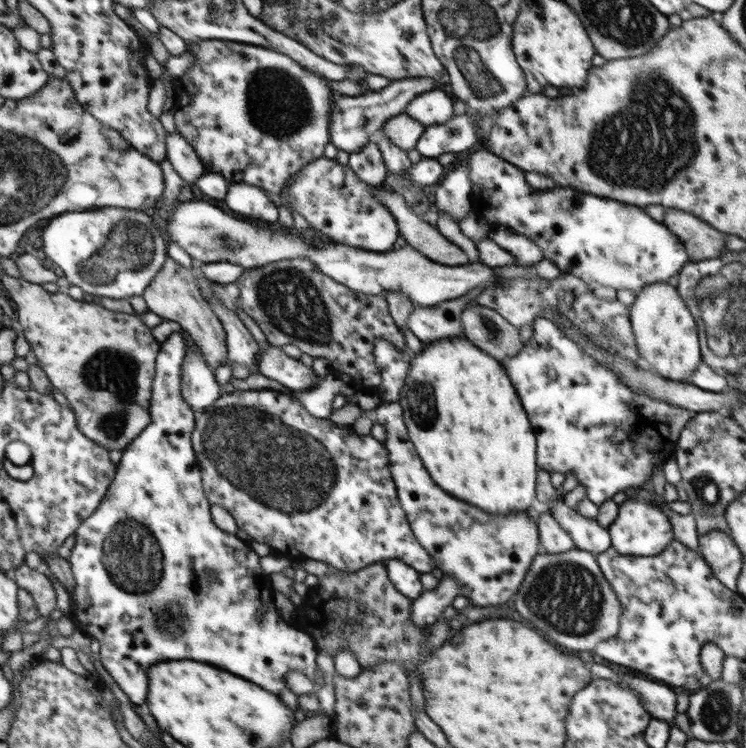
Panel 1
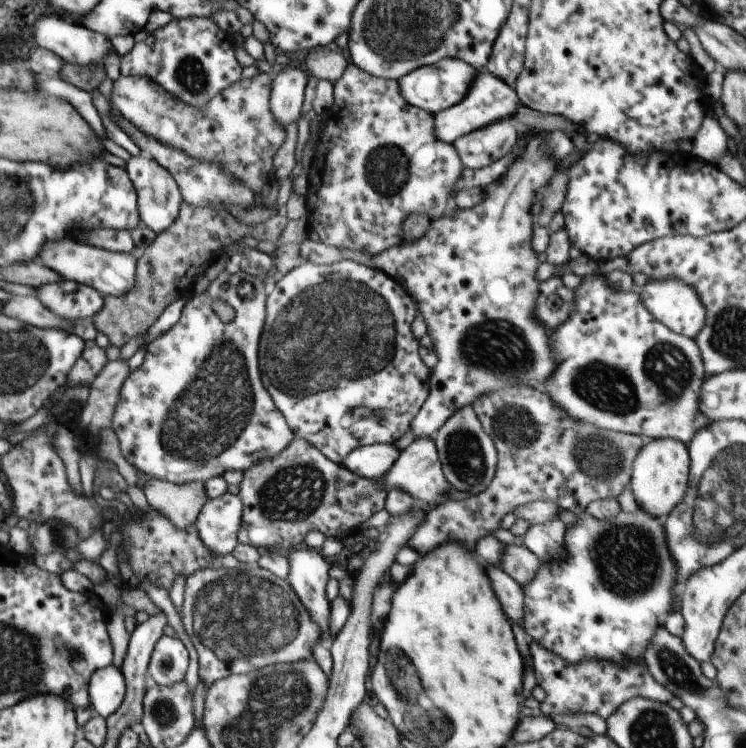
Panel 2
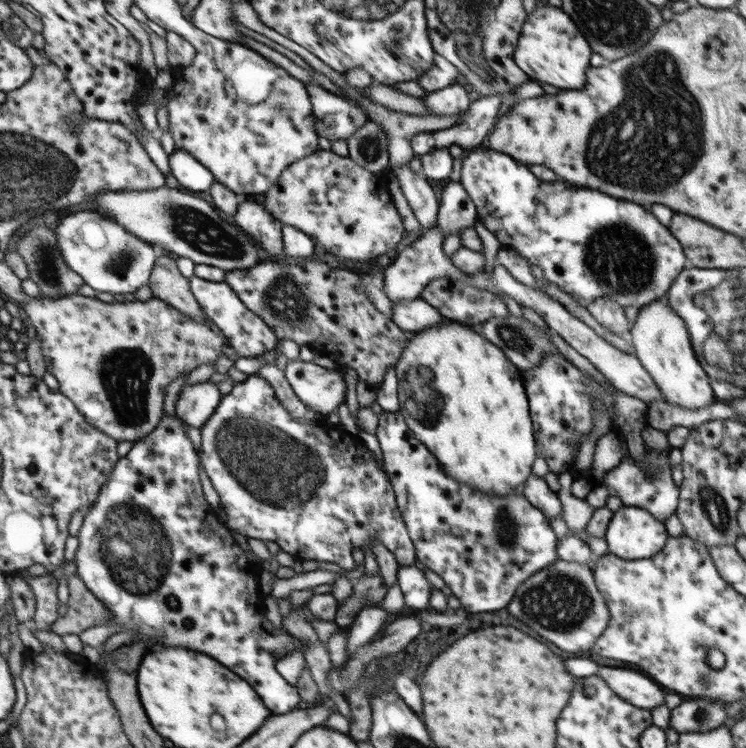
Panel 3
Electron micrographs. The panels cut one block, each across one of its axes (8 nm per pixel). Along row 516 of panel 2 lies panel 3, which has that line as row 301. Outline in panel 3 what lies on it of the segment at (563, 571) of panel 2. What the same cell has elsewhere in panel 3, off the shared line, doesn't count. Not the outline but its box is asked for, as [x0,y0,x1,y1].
[457,146,689,310]

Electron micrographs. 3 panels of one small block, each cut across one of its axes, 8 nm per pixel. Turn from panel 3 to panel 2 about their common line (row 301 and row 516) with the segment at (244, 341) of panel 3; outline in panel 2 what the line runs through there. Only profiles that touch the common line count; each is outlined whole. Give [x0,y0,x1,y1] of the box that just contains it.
[193,493,242,557]

